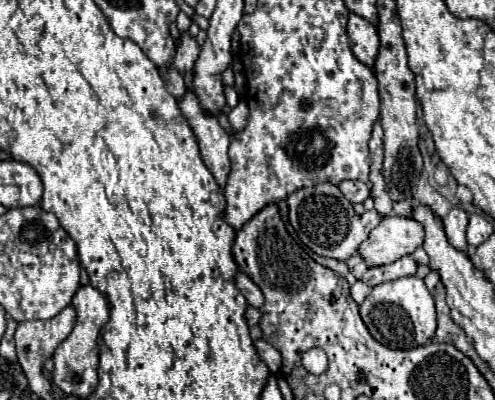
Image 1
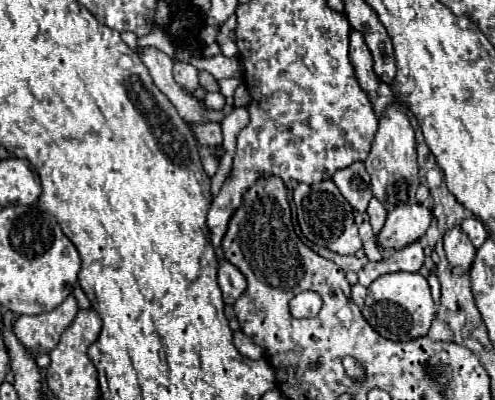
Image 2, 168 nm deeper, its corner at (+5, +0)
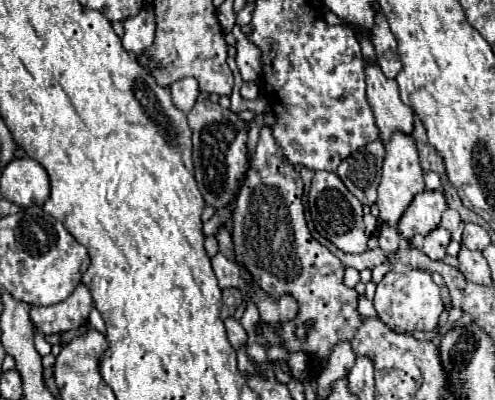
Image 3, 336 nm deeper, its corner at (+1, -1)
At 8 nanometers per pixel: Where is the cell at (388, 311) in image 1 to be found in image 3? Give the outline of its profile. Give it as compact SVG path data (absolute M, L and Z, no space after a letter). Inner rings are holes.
M405 269L405 271L389 271L381 283L377 283L375 291L375 311L377 317L395 333L411 333L411 331L433 331L439 323L439 315L443 313L441 291L433 283L429 271L421 269Z

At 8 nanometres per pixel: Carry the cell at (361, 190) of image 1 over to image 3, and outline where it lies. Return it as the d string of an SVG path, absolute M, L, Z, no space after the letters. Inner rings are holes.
M373 141L367 147L343 159L341 165L337 167L339 179L367 207L371 207L377 199L377 185L381 177L383 155L385 155L383 143Z

